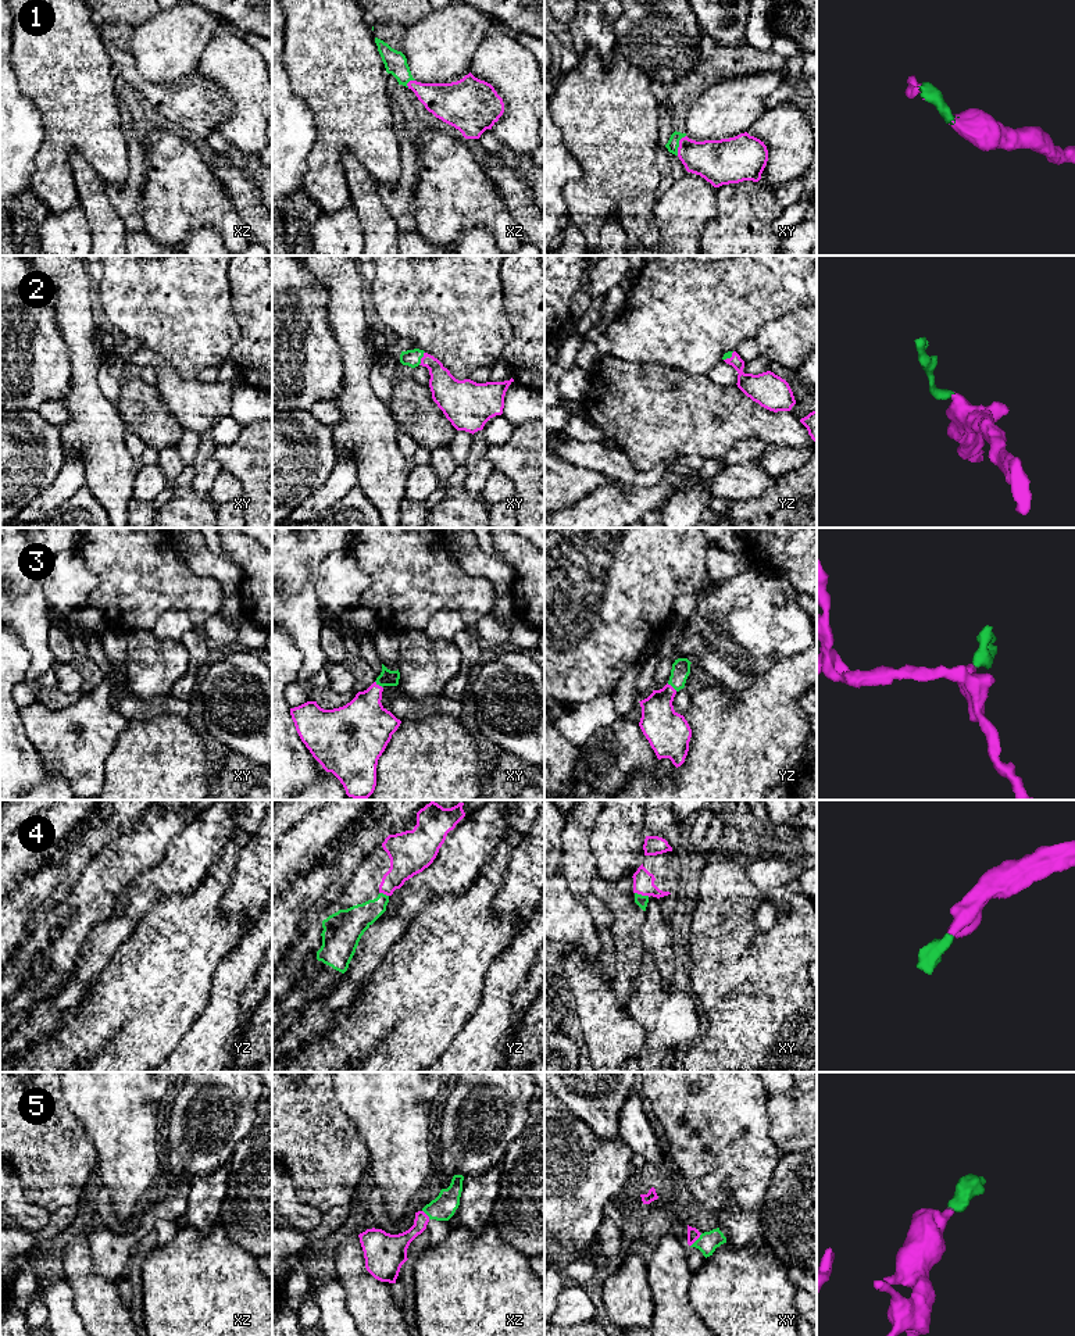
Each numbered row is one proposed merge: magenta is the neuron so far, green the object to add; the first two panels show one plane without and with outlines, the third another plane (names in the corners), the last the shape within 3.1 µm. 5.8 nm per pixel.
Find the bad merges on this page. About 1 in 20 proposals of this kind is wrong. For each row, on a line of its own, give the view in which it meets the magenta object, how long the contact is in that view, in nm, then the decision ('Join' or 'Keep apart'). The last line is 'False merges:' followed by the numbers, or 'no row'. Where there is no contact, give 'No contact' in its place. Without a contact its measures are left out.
1: Touches magenta in xy. Shared border 130 nm. Join
2: Touches magenta in xy. Shared border 90 nm. Join
3: Touches magenta in xy. Shared border 60 nm. Join
4: Touches magenta in xy. Shared border 90 nm. Join
5: Touches magenta in xy. Shared border 100 nm. Join
False merges: no row

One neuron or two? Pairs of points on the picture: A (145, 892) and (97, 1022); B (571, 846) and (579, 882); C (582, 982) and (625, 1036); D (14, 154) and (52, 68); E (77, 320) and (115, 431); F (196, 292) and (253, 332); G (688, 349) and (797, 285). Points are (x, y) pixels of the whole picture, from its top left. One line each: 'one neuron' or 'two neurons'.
A: two neurons
B: one neuron
C: one neuron
D: two neurons
E: one neuron
F: two neurons
G: one neuron

